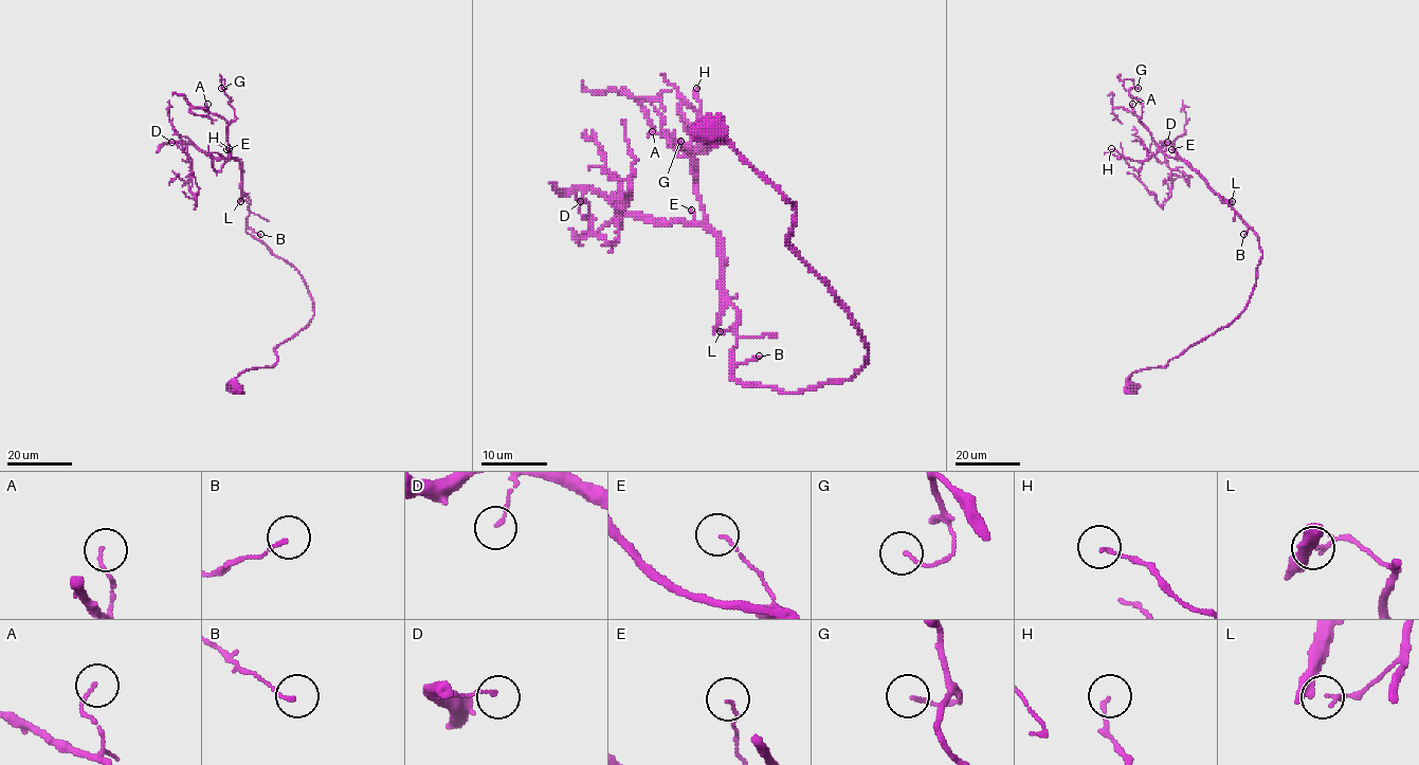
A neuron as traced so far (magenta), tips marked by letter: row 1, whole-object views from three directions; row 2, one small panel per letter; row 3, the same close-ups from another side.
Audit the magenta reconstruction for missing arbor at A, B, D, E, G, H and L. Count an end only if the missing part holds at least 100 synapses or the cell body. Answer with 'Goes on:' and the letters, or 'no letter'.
Goes on: L

